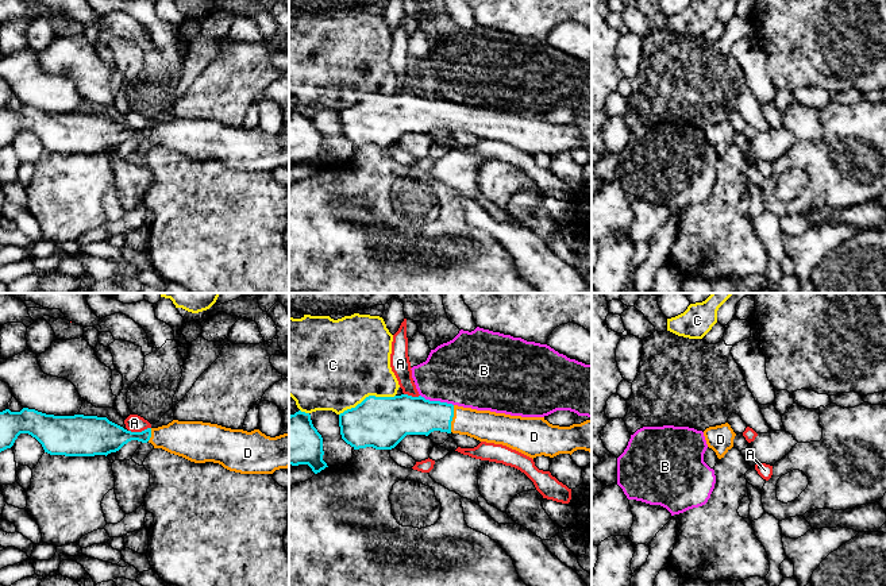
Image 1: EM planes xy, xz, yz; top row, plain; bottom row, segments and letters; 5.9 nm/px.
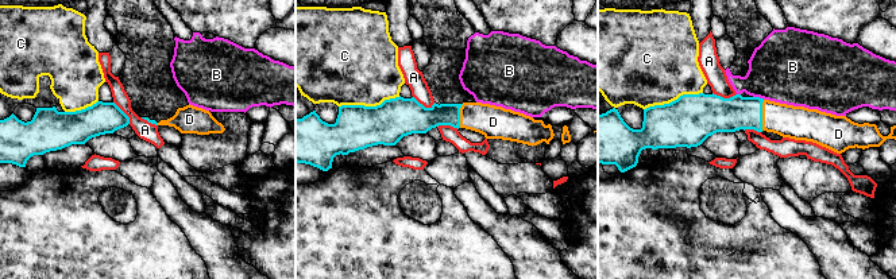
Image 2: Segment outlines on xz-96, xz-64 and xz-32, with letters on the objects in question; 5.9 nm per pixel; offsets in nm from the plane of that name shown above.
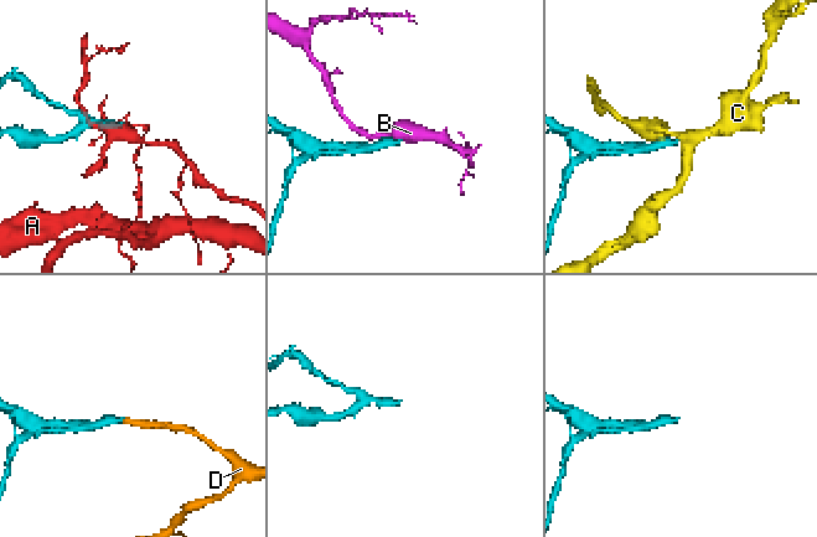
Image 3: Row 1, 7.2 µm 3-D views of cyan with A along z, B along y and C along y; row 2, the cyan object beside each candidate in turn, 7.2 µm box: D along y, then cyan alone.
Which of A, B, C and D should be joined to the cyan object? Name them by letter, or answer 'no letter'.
D

